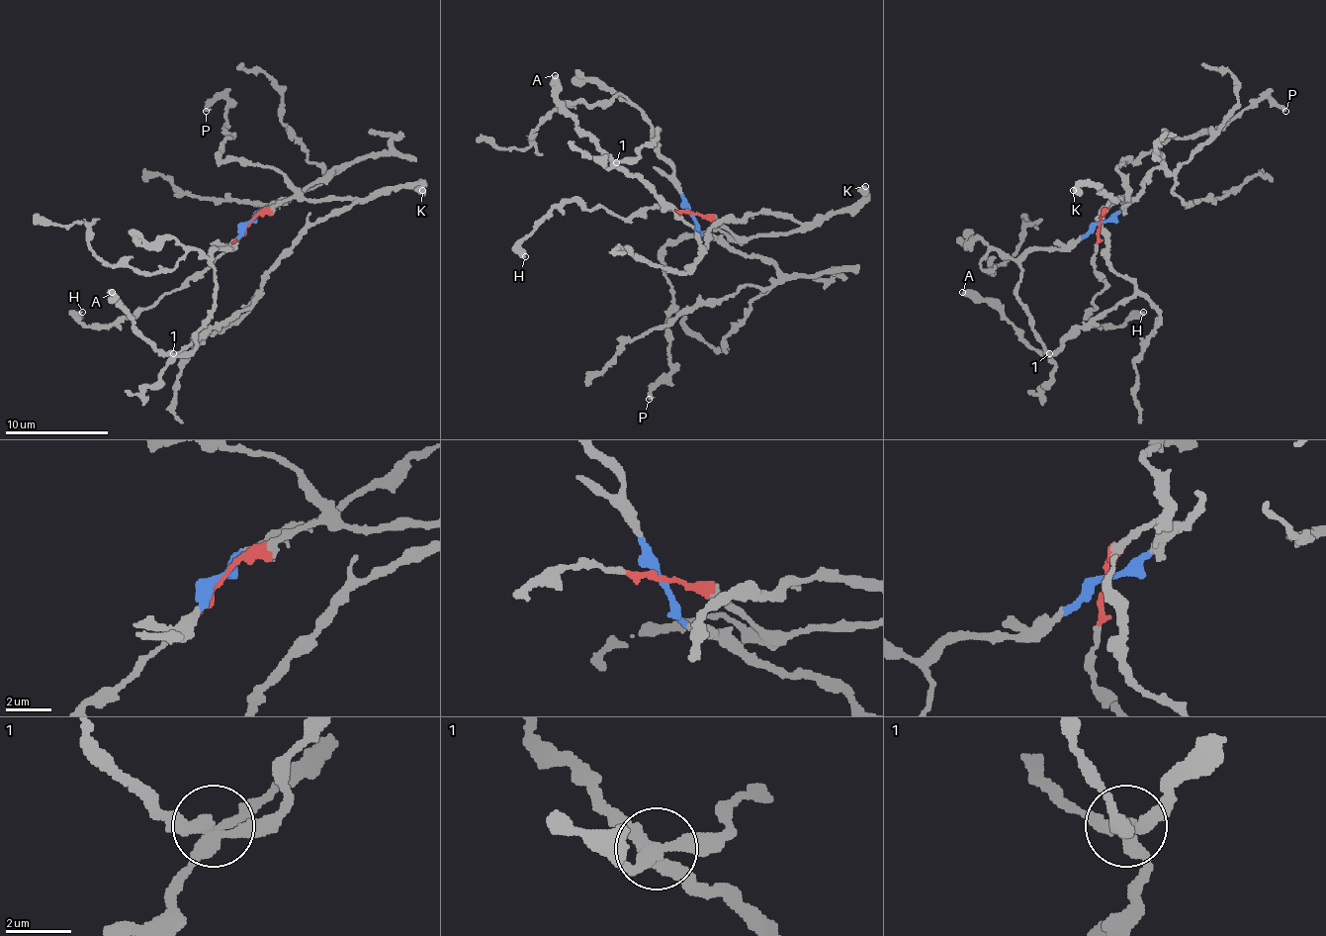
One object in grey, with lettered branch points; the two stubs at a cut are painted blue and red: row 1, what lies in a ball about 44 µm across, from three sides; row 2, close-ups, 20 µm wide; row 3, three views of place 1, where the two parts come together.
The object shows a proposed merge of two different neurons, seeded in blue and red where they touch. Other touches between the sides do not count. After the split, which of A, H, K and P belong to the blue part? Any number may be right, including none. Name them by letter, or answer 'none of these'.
none of these

